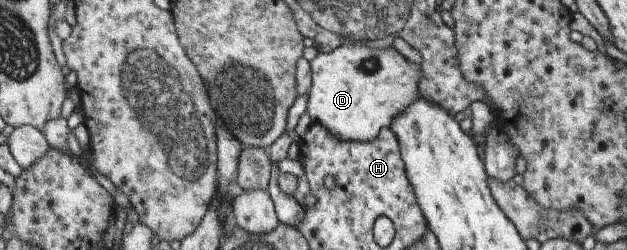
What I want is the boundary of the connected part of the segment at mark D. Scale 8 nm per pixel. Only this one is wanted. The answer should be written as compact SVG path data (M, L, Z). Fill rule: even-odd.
M361 43L339 46L331 52L319 53L310 62L312 83L309 89L307 114L312 123L325 126L339 140L367 142L377 138L384 128L393 126L393 118L401 114L407 106L411 106L420 97L421 66L408 61L404 50L393 46L377 49L369 48Z

